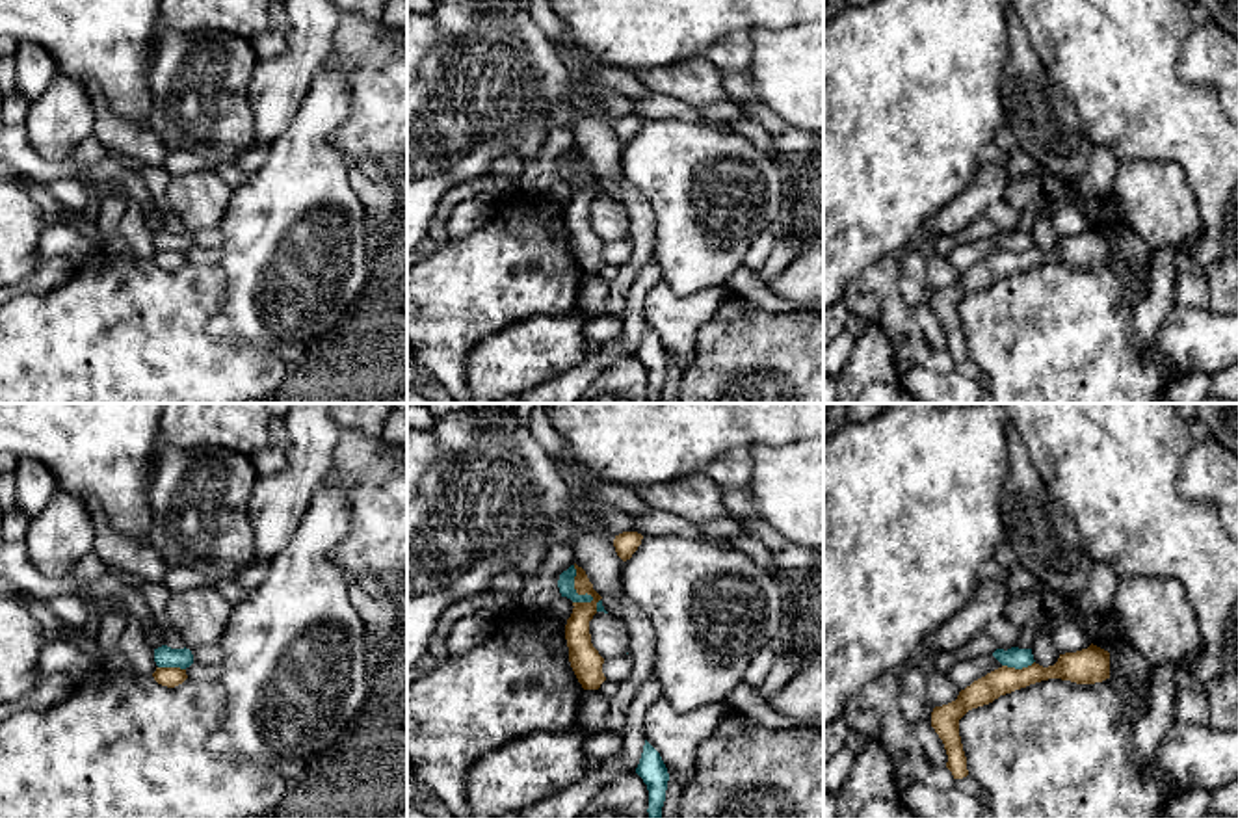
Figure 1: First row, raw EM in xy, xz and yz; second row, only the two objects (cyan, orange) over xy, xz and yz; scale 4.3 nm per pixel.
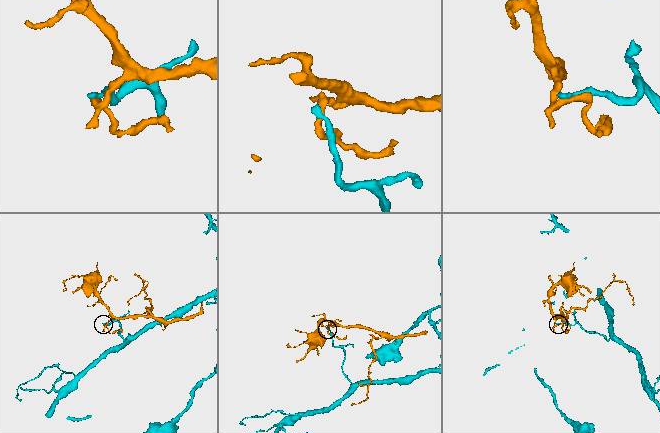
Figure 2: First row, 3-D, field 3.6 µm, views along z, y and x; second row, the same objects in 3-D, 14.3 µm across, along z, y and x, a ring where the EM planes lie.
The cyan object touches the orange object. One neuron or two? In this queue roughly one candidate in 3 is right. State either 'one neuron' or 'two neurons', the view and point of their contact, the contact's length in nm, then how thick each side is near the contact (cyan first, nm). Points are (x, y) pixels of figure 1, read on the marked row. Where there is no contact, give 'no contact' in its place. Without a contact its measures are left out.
two neurons; contact xz (575, 590); length 180 nm; calibres 70 and 110 nm

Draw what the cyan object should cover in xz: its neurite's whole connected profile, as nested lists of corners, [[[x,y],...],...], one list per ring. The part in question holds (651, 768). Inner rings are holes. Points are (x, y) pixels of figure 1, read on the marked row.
[[[647,740],[636,773],[649,790],[649,818],[662,818],[669,773],[660,753]]]

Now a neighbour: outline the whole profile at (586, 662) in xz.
[[[574,563],[574,589],[578,595],[591,595],[591,602],[573,602],[573,614],[565,625],[571,667],[584,690],[599,690],[606,680],[602,673],[604,658],[591,643],[589,621],[597,614],[597,602],[602,599],[589,582],[586,571]]]

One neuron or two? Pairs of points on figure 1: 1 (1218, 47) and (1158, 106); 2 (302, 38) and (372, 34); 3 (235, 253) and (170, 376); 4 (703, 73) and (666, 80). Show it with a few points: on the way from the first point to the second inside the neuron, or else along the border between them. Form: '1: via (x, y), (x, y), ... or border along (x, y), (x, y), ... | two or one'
1: border along (1186, 38), (1177, 75), (1209, 84), (1218, 97) | two
2: border along (341, 19), (329, 47) | two
3: border along (218, 264), (223, 305), (212, 318) | two
4: via (694, 80), (675, 80) | one

